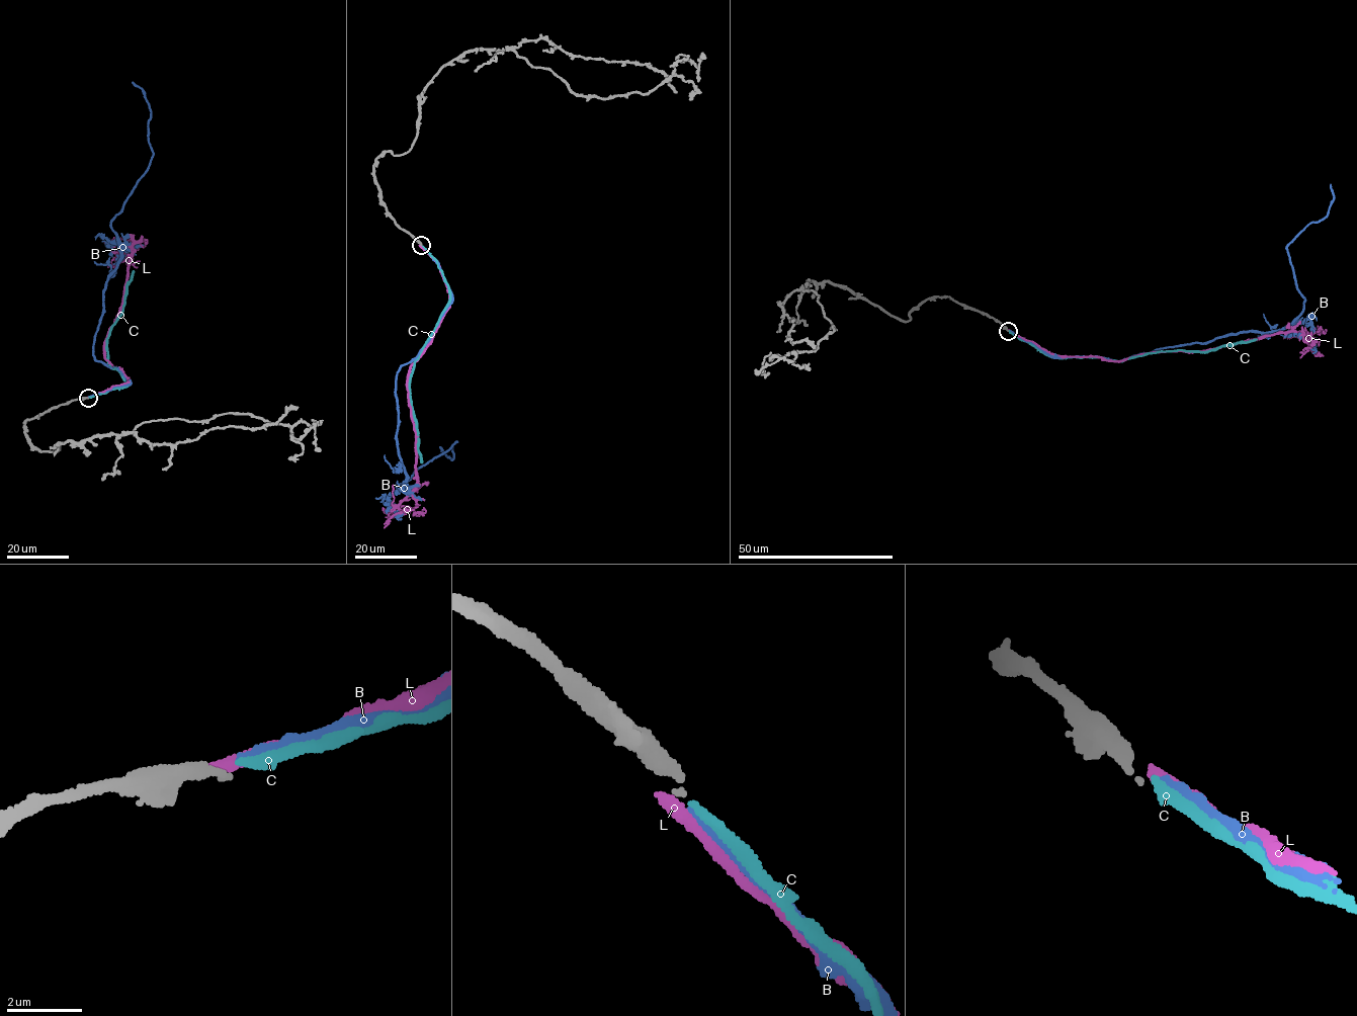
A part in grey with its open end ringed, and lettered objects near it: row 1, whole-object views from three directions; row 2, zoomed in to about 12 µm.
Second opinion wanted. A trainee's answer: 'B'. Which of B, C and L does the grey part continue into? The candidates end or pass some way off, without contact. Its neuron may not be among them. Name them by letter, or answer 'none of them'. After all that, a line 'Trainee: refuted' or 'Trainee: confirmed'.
C
Trainee: refuted

